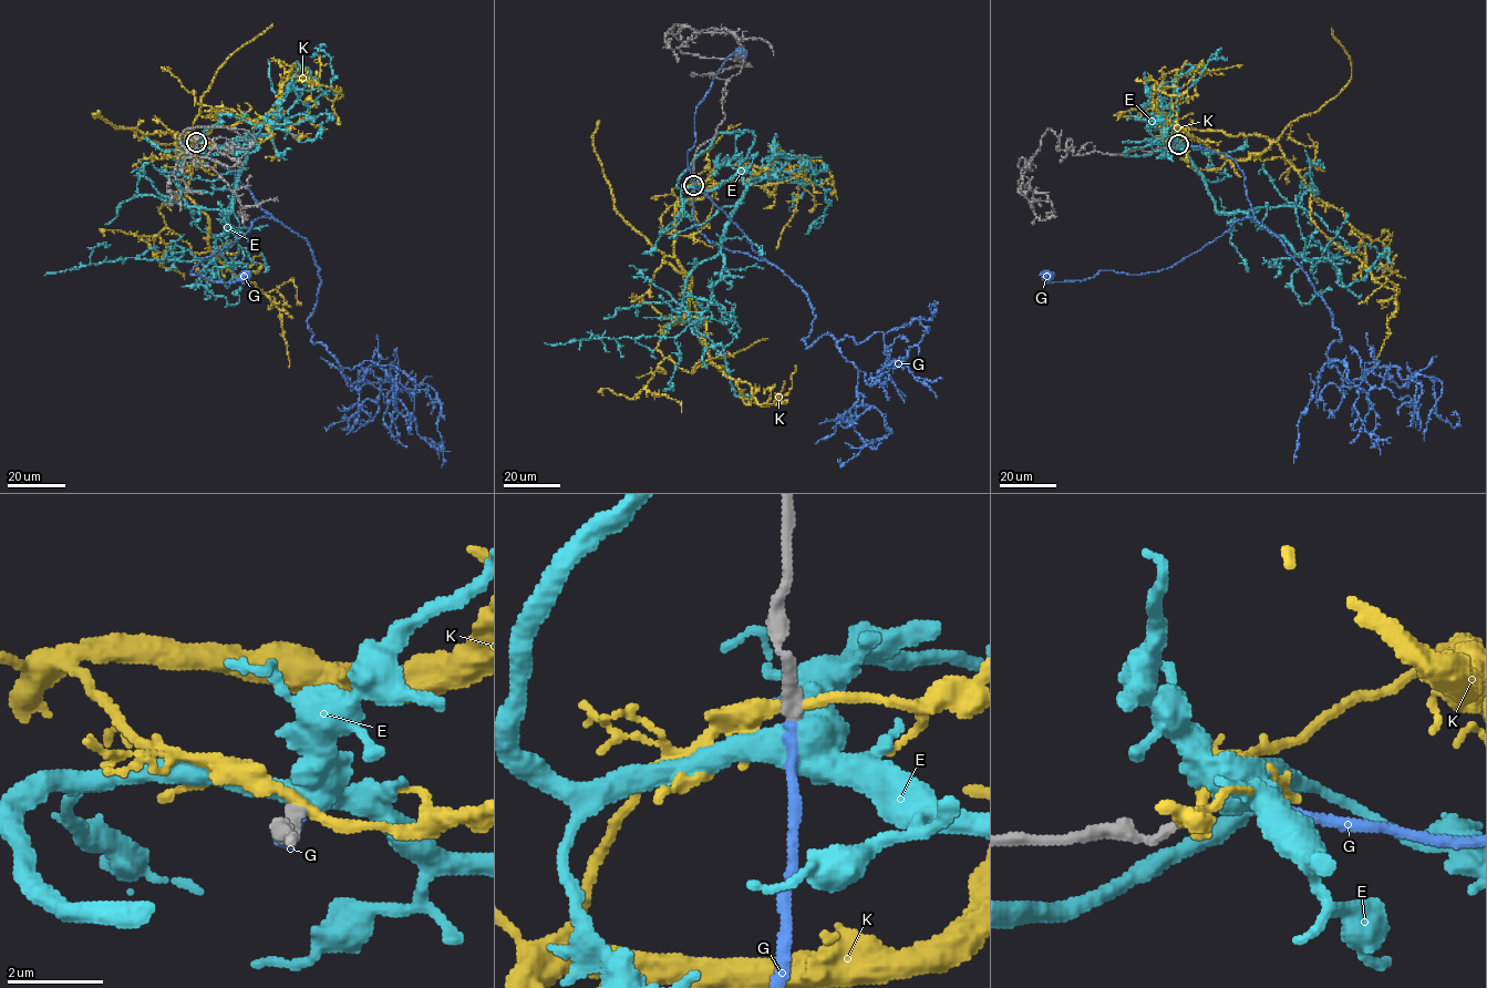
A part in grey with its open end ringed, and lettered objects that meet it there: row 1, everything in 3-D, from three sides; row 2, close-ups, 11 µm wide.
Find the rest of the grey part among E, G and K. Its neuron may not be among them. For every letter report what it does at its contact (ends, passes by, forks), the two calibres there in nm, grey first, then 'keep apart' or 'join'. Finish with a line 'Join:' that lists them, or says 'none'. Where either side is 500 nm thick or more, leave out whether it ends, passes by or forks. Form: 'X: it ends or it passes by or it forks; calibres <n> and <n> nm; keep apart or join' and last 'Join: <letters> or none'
E: it forks; calibres 200 and 480 nm; keep apart
G: it ends; calibres 200 and 170 nm; join
K: it passes by; calibres 240 and 240 nm; keep apart
Join: G

